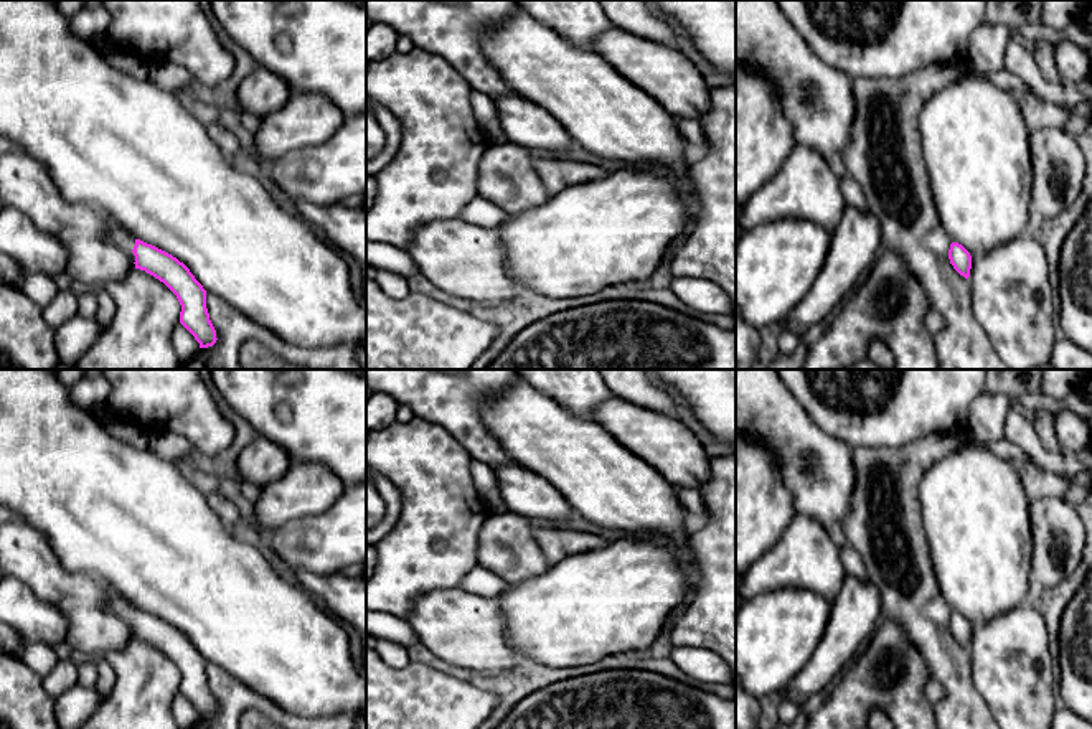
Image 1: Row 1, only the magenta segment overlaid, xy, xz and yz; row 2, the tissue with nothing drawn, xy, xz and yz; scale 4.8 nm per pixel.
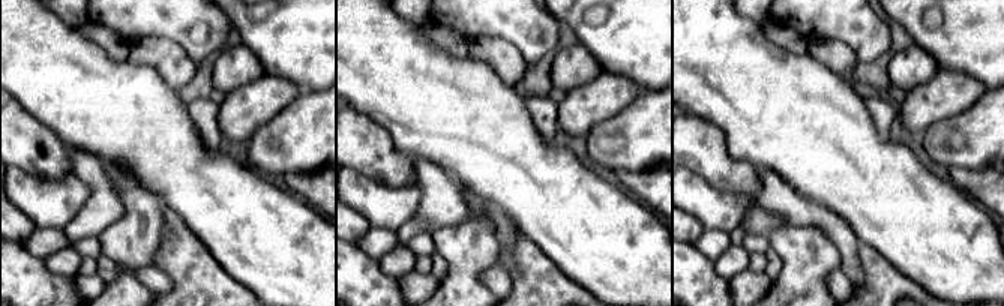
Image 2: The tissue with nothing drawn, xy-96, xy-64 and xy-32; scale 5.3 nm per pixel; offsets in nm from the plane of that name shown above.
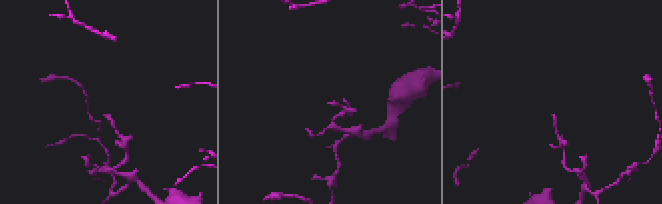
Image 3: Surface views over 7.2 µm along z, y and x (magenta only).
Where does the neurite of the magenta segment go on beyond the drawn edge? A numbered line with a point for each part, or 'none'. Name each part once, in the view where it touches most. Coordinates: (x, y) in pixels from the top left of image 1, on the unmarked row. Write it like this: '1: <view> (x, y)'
1: xy (117, 606)

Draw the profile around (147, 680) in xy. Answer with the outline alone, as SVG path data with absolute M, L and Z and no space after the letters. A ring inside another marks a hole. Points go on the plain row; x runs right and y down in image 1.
M135 638L122 650L106 651L104 658L115 673L115 684L79 729L178 729L172 701L180 691L181 675L163 651Z

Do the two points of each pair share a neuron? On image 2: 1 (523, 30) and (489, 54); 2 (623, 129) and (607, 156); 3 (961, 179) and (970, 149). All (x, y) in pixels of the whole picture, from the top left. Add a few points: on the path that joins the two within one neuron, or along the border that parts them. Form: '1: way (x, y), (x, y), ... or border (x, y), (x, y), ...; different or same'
1: border (470, 41), (477, 38), (505, 38), (529, 65); different
2: way (623, 135), (611, 150); same
3: border (988, 165), (979, 170), (947, 170); different

